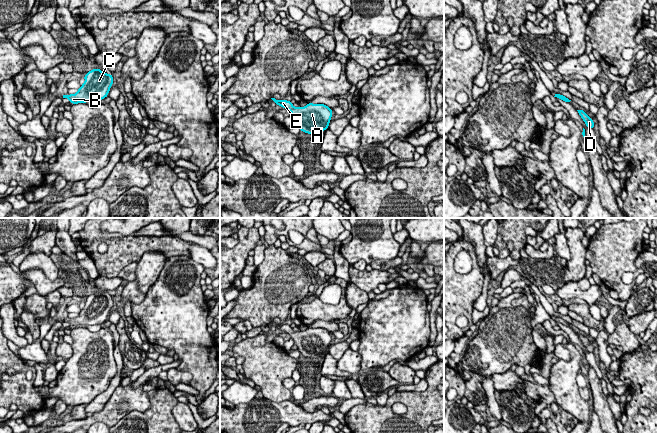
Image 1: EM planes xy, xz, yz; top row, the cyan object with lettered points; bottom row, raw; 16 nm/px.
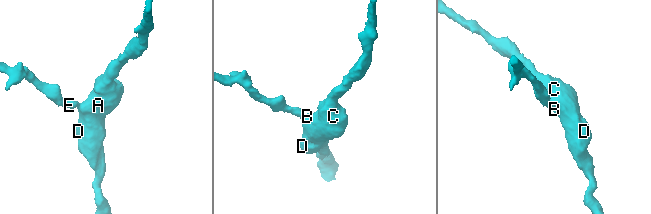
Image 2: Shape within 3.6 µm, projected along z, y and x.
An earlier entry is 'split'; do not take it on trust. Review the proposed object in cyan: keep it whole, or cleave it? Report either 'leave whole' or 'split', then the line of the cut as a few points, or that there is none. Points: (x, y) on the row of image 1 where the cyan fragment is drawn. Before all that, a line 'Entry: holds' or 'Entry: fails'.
Entry: fails
leave whole | no cut

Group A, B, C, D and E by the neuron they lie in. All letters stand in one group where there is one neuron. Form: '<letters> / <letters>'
A B C D E

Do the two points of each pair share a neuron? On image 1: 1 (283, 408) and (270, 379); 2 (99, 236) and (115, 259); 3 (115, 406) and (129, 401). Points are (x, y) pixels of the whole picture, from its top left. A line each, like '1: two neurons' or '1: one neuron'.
1: two neurons
2: one neuron
3: one neuron

